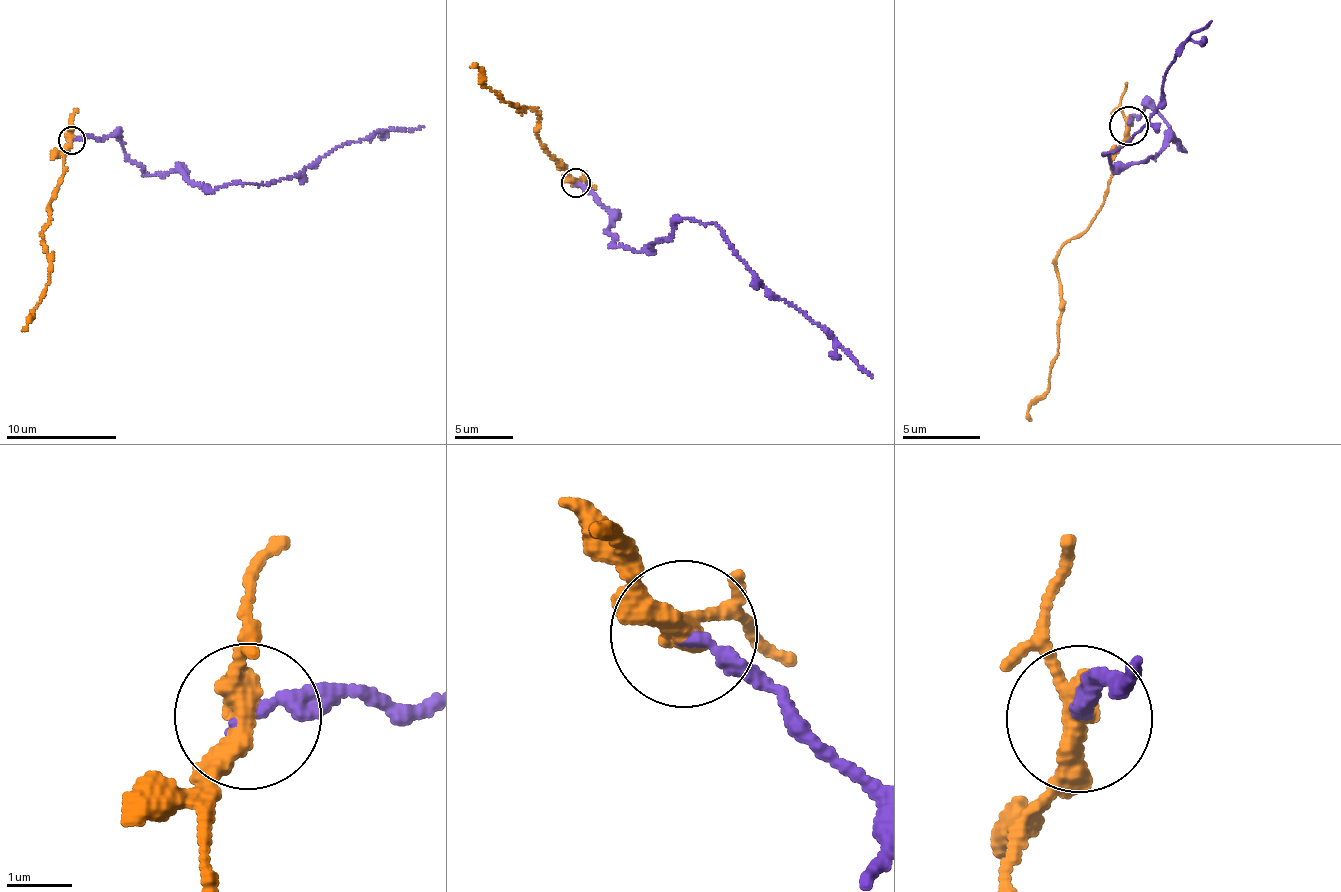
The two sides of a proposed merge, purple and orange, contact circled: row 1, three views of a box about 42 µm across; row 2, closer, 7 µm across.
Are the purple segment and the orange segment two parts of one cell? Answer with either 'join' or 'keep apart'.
keep apart

